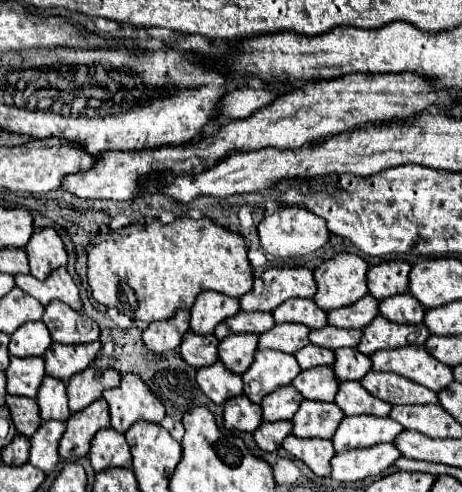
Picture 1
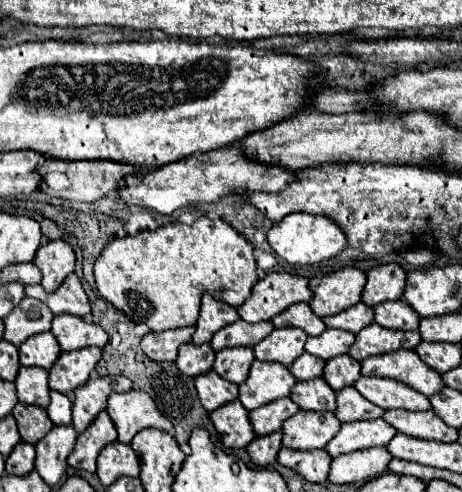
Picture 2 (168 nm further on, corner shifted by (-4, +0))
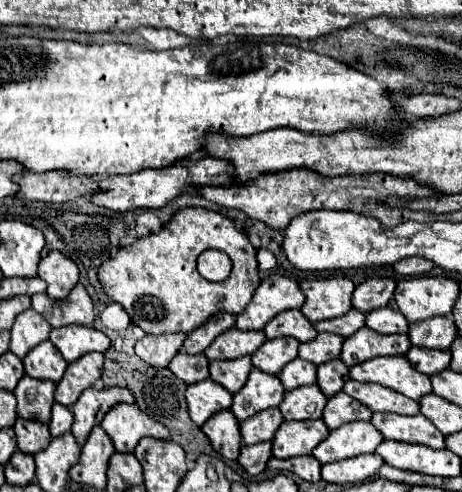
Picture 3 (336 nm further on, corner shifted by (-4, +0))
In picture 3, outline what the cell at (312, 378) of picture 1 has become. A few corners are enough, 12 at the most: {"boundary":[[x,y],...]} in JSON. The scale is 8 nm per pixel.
{"boundary":[[318,385],[284,393],[284,419],[320,419],[328,397]]}

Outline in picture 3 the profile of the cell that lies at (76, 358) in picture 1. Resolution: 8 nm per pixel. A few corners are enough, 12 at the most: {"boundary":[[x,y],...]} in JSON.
{"boundary":[[86,353],[68,363],[56,401],[72,407],[100,377],[104,357]]}

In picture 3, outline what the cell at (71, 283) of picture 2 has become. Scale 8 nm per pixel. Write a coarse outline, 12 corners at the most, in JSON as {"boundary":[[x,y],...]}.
{"boundary":[[78,283],[66,299],[32,295],[52,327],[92,325],[94,305]]}

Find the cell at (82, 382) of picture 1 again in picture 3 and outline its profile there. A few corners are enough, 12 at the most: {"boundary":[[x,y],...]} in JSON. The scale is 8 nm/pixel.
{"boundary":[[88,387],[72,405],[72,433],[80,445],[106,411],[132,403],[126,387]]}

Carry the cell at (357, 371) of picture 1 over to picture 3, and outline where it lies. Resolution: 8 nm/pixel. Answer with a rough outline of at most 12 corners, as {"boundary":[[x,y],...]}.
{"boundary":[[340,359],[318,367],[318,387],[326,397],[342,391],[350,369]]}

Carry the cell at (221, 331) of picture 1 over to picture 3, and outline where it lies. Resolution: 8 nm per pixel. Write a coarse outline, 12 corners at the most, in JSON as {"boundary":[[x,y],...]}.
{"boundary":[[224,331],[204,355],[236,359],[266,341],[264,331]]}

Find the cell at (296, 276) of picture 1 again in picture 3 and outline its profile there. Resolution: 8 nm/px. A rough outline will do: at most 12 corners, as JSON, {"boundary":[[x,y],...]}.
{"boundary":[[290,277],[262,279],[236,315],[242,331],[264,329],[280,311],[304,305]]}

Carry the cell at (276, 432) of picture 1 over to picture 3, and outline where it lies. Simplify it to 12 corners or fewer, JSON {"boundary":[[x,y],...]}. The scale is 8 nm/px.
{"boundary":[[272,441],[246,445],[238,463],[248,475],[266,469],[272,457]]}

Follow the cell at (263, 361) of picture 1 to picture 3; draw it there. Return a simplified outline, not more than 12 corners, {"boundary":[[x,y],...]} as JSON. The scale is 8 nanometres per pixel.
{"boundary":[[254,367],[230,411],[244,421],[278,407],[286,389],[278,375]]}

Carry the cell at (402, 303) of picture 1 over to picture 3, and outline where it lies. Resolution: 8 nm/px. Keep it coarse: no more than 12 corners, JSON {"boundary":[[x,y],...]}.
{"boundary":[[396,307],[366,313],[378,333],[408,333],[408,319]]}

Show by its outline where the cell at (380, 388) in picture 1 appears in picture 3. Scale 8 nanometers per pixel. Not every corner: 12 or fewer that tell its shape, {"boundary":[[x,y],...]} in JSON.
{"boundary":[[378,383],[344,389],[372,411],[416,415],[418,401]]}

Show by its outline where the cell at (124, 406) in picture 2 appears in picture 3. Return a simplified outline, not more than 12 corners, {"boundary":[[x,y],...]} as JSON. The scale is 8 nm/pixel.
{"boundary":[[118,403],[100,427],[116,451],[132,453],[142,437],[170,439],[168,429]]}

